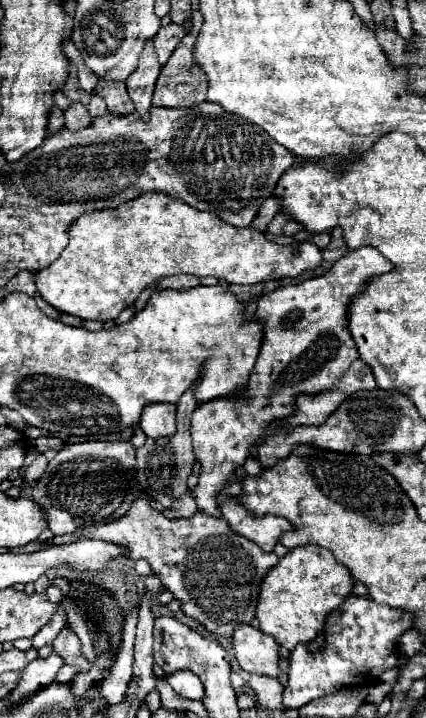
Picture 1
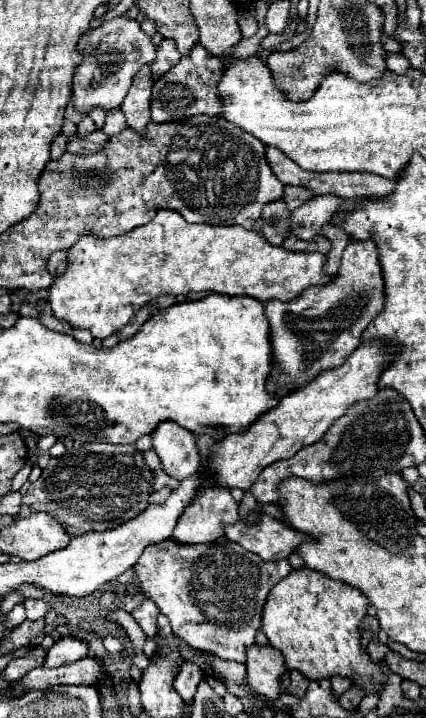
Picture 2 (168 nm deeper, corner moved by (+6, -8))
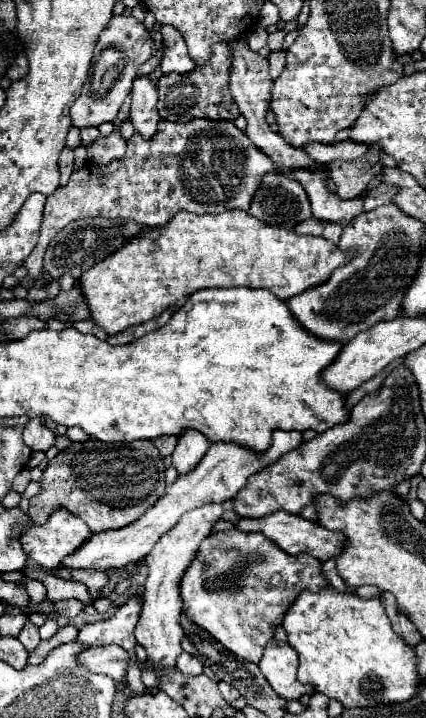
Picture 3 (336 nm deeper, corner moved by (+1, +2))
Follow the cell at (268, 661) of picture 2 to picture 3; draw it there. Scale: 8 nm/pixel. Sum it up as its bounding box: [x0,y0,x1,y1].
[259,640,313,700]

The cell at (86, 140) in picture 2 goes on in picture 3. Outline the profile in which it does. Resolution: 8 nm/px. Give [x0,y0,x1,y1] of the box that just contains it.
[85,130,127,165]

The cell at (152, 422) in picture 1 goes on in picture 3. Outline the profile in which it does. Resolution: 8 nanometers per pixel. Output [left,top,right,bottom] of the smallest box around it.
[171,430,209,474]

